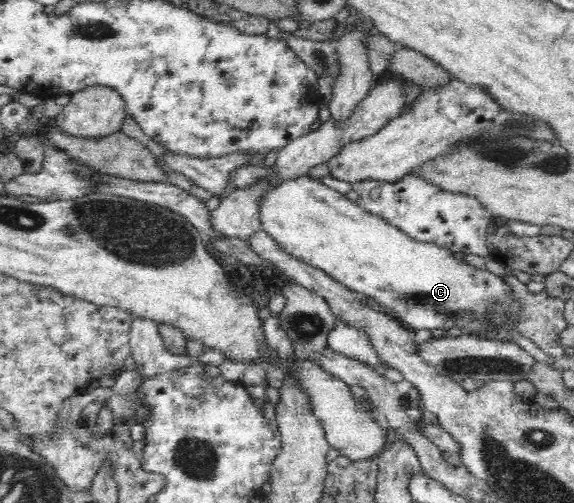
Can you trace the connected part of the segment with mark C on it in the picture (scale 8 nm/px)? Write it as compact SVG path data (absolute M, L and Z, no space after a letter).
M276 163L272 164L272 166L266 166L266 164L241 164L235 166L227 176L226 184L230 186L230 188L236 188L236 190L244 190L244 188L252 188L252 186L256 186L265 180L268 182L269 188L265 189L263 195L259 198L257 202L259 208L259 221L261 227L263 228L263 232L268 235L276 244L277 247L284 251L286 254L289 254L293 259L299 260L301 263L309 264L314 268L320 269L322 272L325 272L330 276L333 280L336 280L339 284L350 288L354 292L363 295L365 298L368 298L371 302L376 302L378 304L382 304L384 308L388 308L389 313L392 315L394 319L398 318L402 324L406 324L408 329L426 329L426 330L436 330L436 328L444 328L444 330L450 330L450 328L454 328L454 326L460 326L460 330L462 330L463 334L502 334L502 324L498 324L498 322L494 322L494 318L492 318L492 312L498 308L506 318L508 318L508 328L504 330L506 334L510 334L510 332L514 332L514 328L518 326L520 322L520 318L523 316L523 304L520 303L520 299L516 299L515 292L512 291L512 287L508 285L507 280L505 280L502 276L496 276L494 272L490 272L490 270L482 270L482 268L478 268L478 266L472 266L472 264L466 264L464 259L458 260L456 256L454 256L454 252L449 251L448 248L440 247L436 243L432 243L432 241L423 241L412 238L408 233L402 232L400 228L388 223L387 220L384 220L381 216L372 214L370 211L360 207L360 205L356 202L352 202L344 196L344 193L338 191L338 189L332 188L328 186L324 181L312 178L310 175L300 175L299 177L288 177L280 179L278 175L276 175Z

